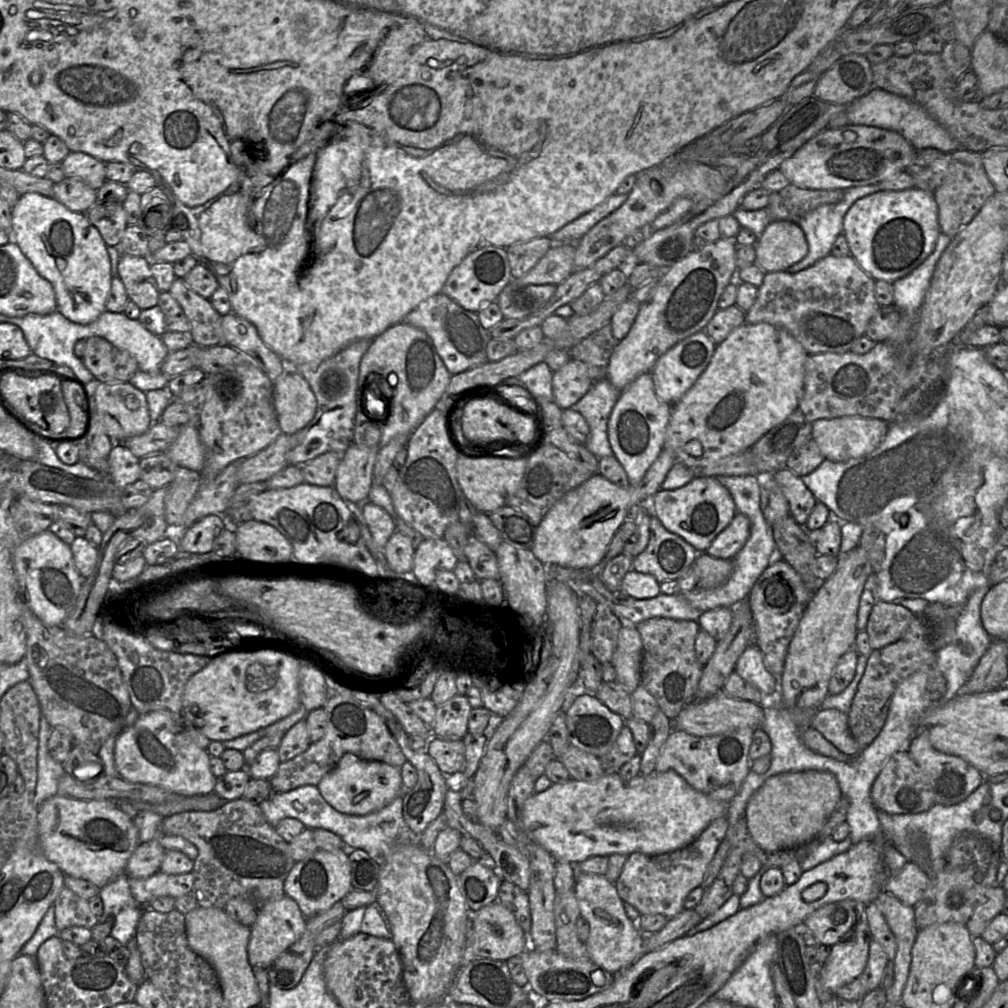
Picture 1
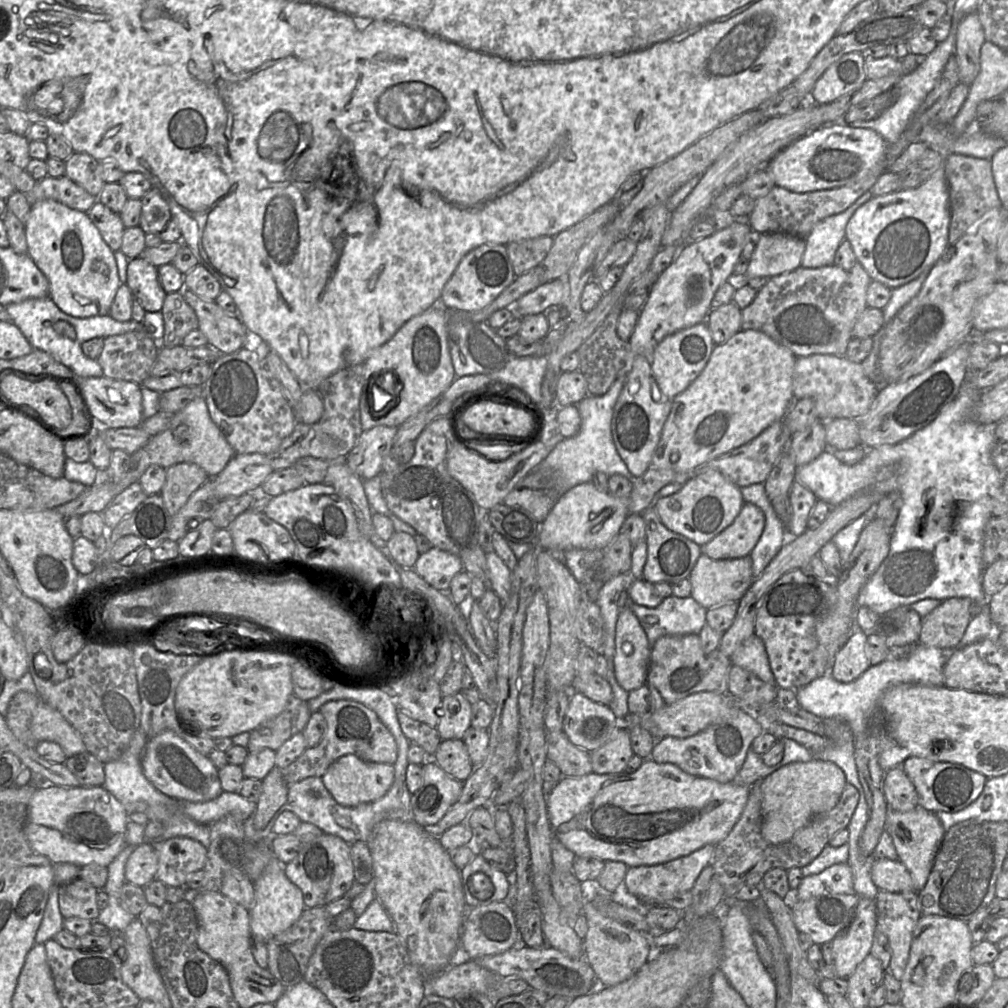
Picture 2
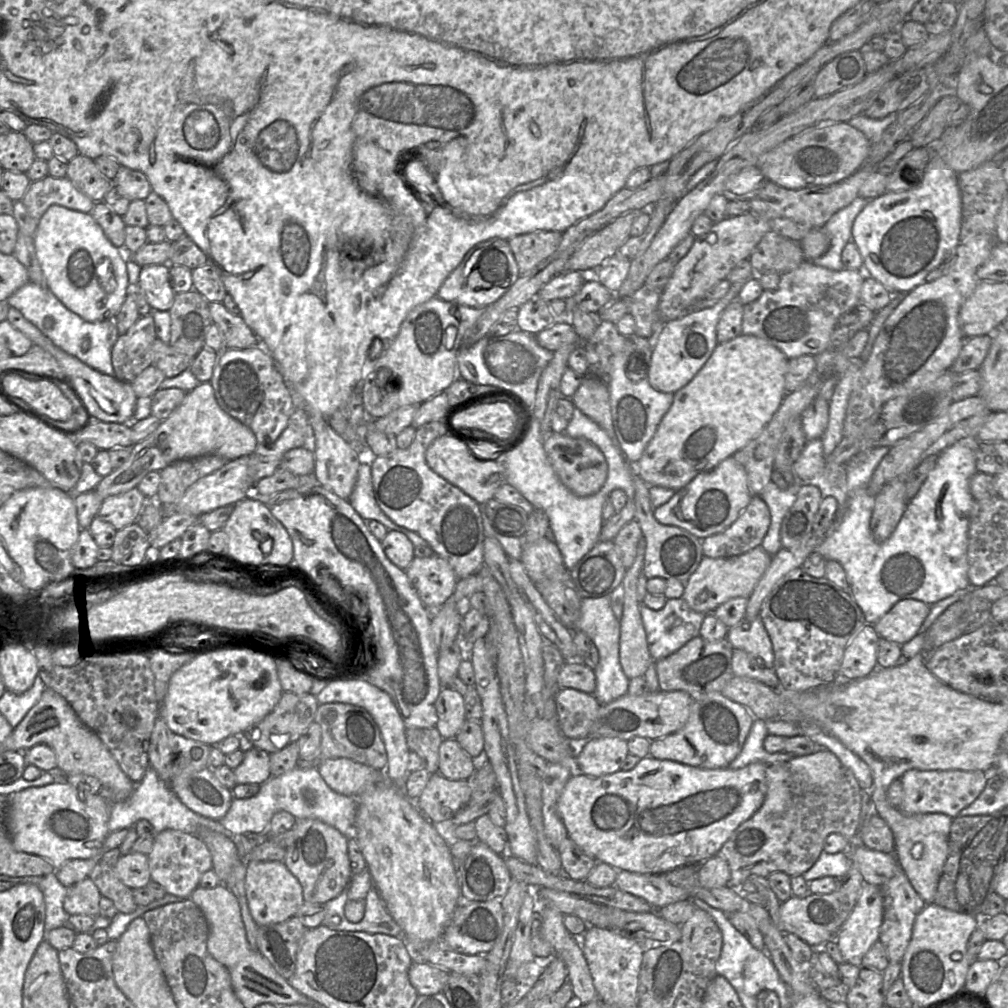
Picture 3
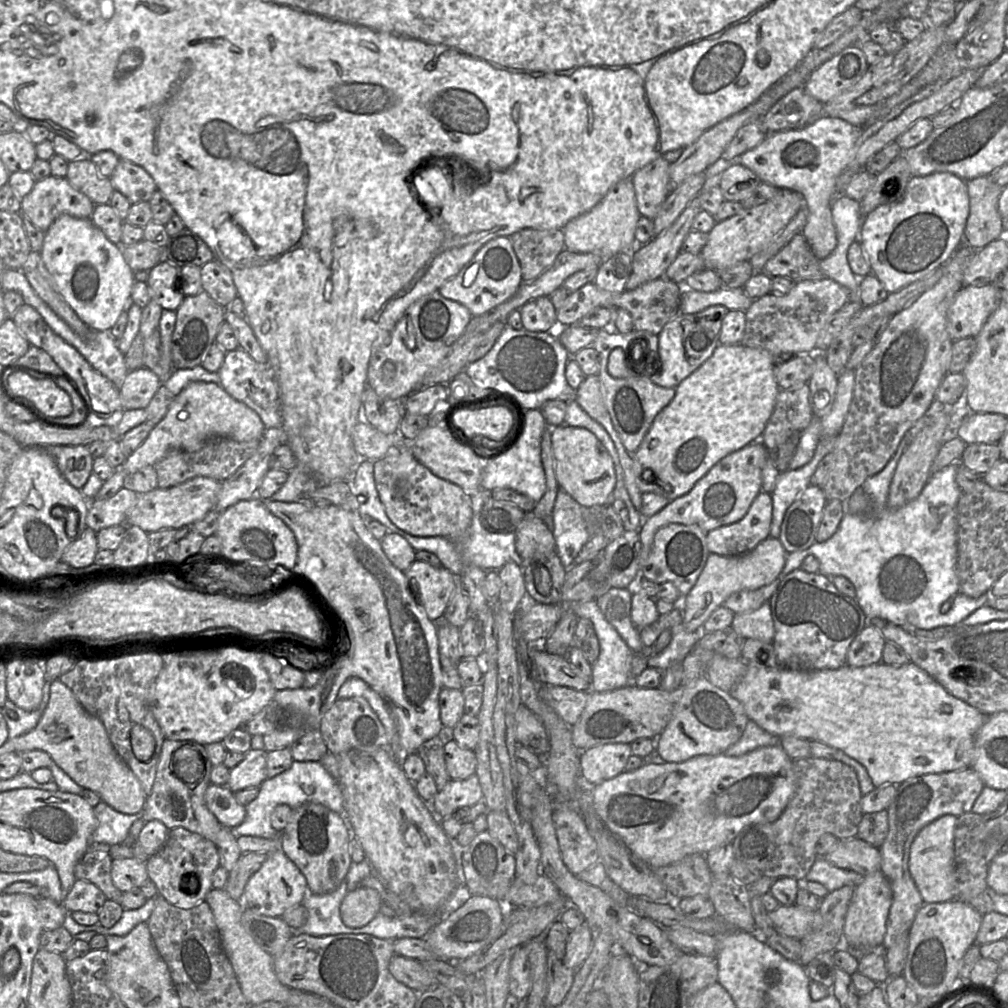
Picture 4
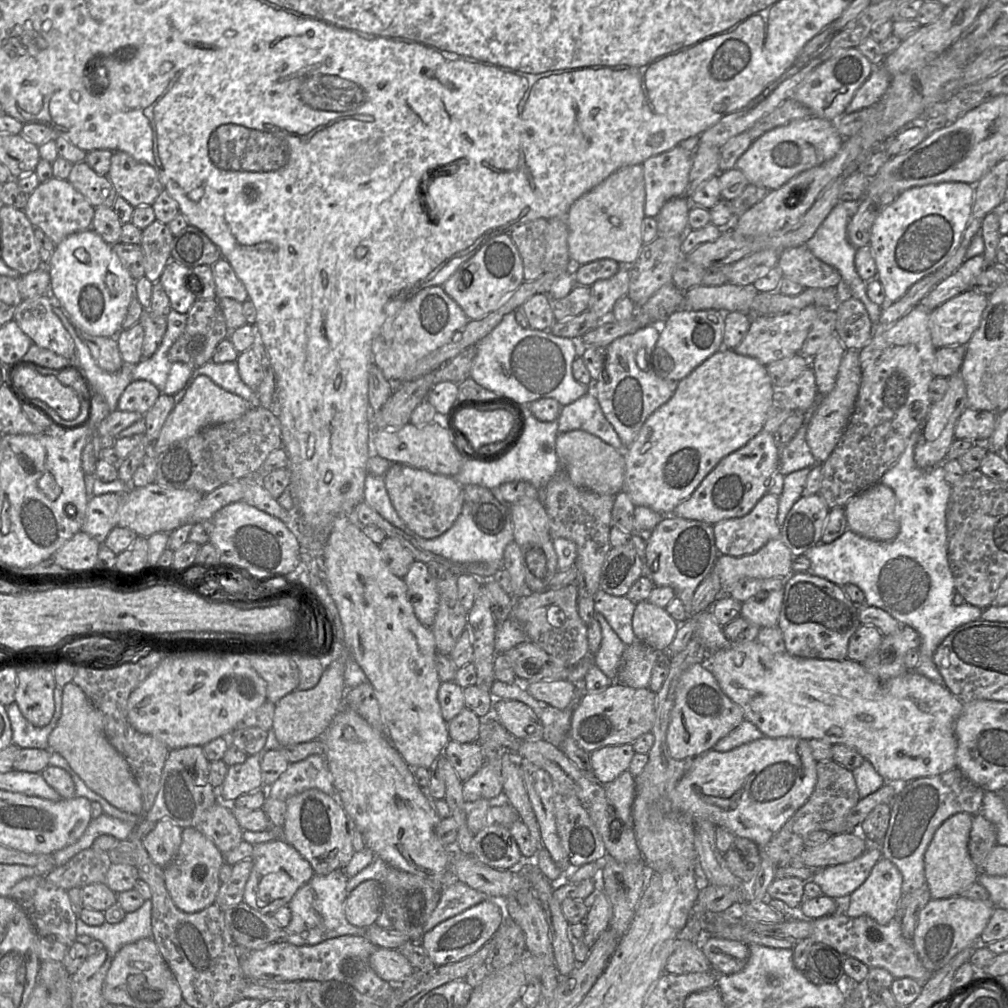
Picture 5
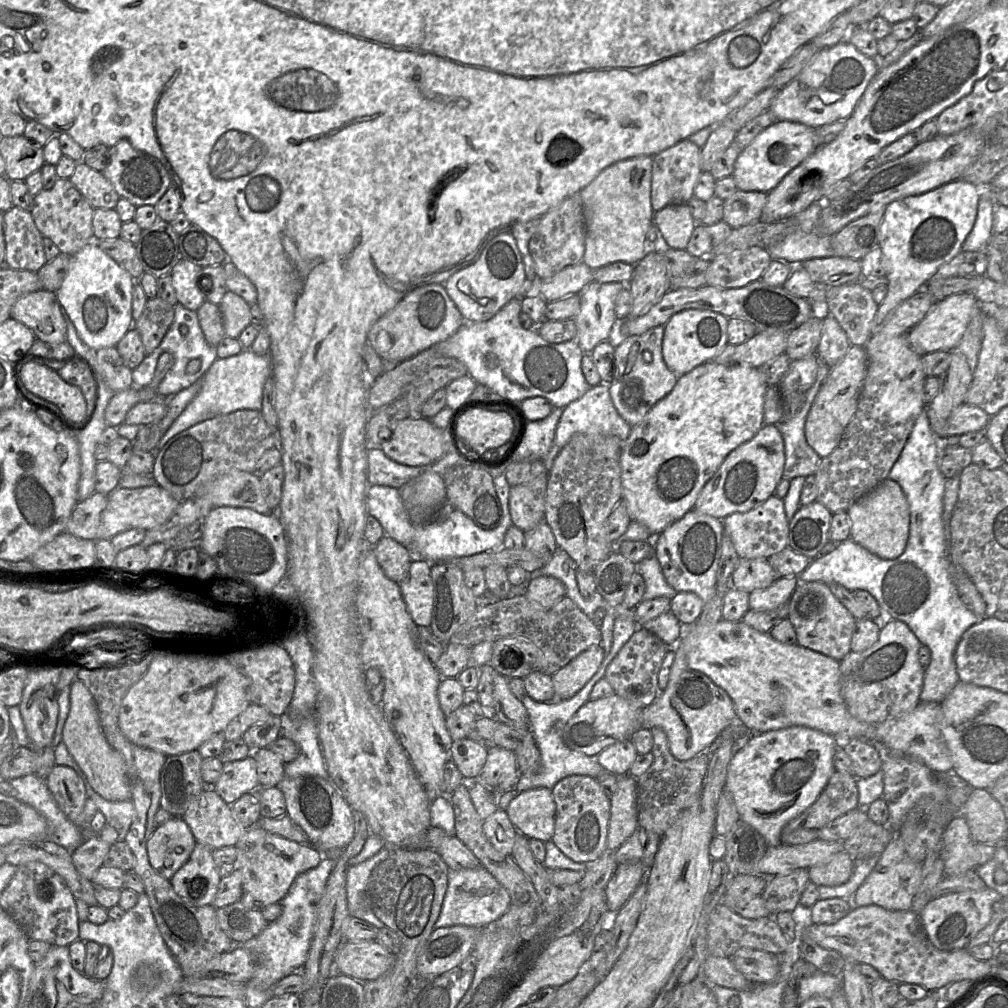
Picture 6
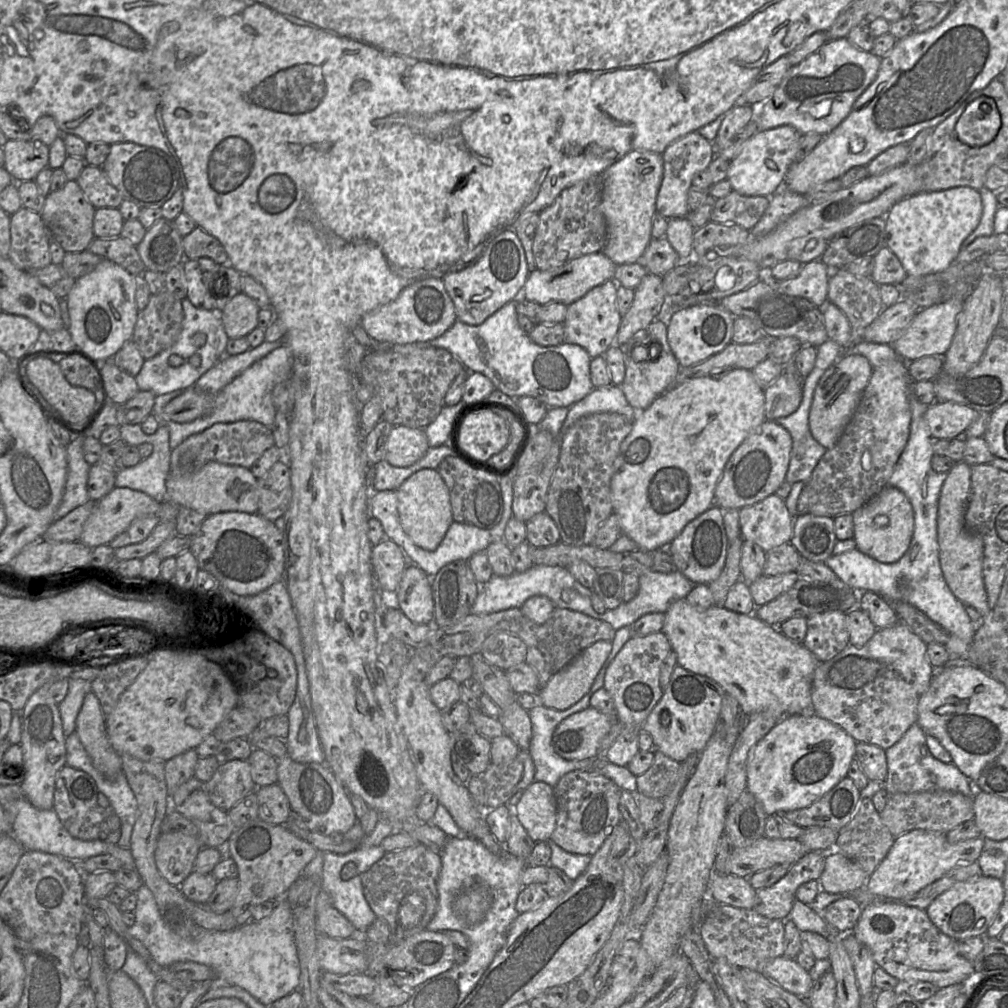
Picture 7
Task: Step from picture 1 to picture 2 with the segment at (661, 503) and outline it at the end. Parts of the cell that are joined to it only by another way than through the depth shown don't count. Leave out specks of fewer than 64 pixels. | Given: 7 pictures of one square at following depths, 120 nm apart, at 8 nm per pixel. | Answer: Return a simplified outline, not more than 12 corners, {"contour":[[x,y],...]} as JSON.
{"contour":[[708,471],[653,505],[703,546],[734,521],[740,487]]}

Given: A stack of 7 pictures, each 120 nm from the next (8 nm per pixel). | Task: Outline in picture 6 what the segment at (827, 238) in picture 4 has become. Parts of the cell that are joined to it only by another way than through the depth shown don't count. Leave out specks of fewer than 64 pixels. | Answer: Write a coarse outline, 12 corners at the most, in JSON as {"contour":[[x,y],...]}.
{"contour":[[776,121],[744,148],[738,190],[771,192],[815,150],[816,129]]}

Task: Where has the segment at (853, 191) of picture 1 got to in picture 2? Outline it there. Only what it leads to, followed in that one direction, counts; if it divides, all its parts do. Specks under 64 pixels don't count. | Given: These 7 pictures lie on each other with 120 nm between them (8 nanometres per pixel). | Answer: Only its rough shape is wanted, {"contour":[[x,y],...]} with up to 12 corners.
{"contour":[[872,197],[818,222],[805,238],[800,266],[834,264],[850,218]]}

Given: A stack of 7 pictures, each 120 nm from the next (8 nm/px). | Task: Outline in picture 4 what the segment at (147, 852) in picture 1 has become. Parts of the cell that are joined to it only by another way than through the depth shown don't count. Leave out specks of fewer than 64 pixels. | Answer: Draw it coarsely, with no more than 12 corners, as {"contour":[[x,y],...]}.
{"contour":[[113,859],[111,877],[123,893],[150,880],[146,862]]}

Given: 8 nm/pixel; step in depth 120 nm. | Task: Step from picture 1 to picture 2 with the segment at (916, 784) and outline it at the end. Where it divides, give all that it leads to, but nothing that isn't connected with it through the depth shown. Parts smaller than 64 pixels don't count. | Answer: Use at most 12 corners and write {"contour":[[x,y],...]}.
{"contour":[[902,766],[884,774],[882,792],[892,810],[920,807]]}

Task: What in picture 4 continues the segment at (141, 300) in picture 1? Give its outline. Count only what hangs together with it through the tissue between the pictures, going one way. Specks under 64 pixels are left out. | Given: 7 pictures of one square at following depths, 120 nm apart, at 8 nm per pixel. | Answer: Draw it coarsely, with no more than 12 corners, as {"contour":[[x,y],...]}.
{"contour":[[161,261],[148,272],[150,300],[176,311],[181,267]]}

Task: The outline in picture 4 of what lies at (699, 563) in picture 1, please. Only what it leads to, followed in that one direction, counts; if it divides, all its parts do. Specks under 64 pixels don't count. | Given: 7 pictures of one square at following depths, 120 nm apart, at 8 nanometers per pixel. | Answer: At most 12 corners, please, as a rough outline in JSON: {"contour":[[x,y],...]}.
{"contour":[[768,537],[739,556],[708,555],[681,599],[686,631],[702,629],[735,592],[782,575],[787,552]]}

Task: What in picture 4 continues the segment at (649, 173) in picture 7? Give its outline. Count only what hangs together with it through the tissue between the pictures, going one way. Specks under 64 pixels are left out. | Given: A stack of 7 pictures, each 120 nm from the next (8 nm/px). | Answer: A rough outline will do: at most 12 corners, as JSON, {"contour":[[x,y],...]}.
{"contour":[[632,178],[563,228],[565,249],[603,260],[633,250]]}

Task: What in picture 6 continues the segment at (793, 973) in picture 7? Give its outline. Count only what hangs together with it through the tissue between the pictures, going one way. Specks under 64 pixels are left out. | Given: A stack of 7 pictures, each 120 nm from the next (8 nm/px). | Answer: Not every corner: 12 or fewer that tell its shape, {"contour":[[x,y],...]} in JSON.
{"contour":[[741,948],[729,959],[754,983],[779,973],[778,956]]}

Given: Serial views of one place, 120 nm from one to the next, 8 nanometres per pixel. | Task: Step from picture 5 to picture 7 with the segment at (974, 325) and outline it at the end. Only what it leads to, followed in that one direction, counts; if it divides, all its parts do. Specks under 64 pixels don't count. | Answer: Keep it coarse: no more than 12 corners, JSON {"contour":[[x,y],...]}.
{"contour":[[963,301],[919,310],[892,344],[913,362],[944,356]]}

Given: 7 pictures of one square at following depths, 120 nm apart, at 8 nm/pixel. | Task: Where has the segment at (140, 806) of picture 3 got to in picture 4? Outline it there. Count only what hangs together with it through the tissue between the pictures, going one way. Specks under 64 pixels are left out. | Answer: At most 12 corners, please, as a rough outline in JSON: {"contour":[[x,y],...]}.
{"contour":[[103,800],[94,807],[97,827],[90,845],[122,843],[143,817],[116,811]]}

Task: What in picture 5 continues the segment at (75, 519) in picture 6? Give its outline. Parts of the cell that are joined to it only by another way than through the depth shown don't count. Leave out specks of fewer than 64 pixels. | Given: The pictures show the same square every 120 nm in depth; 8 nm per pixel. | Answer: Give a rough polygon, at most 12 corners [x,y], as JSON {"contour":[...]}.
{"contour":[[122,494],[91,496],[81,531],[103,544]]}

